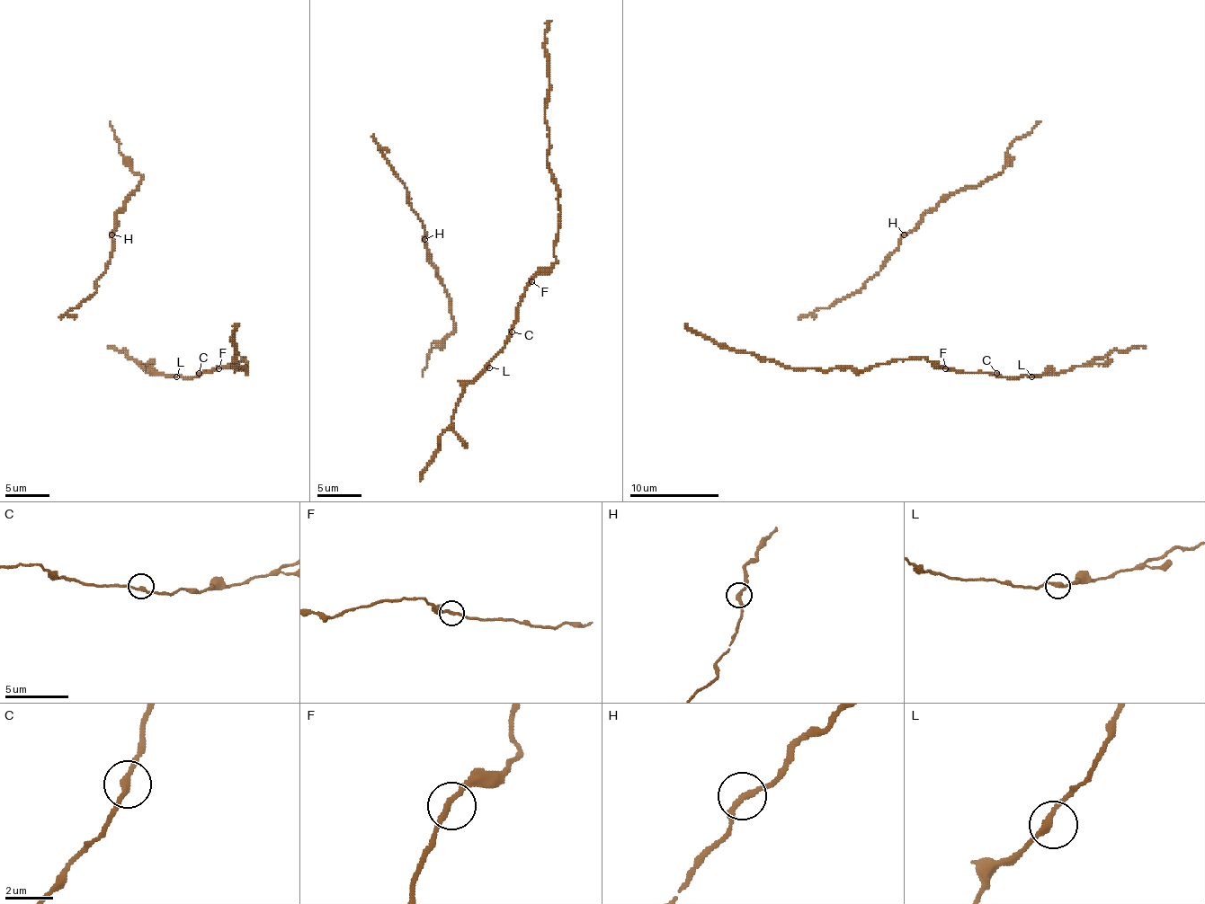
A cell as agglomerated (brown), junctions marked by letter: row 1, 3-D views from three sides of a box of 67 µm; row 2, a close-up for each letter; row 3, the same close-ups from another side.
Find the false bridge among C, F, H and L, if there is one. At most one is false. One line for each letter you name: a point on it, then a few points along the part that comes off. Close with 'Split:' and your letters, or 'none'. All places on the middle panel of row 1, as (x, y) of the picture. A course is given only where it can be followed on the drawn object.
Split: none

